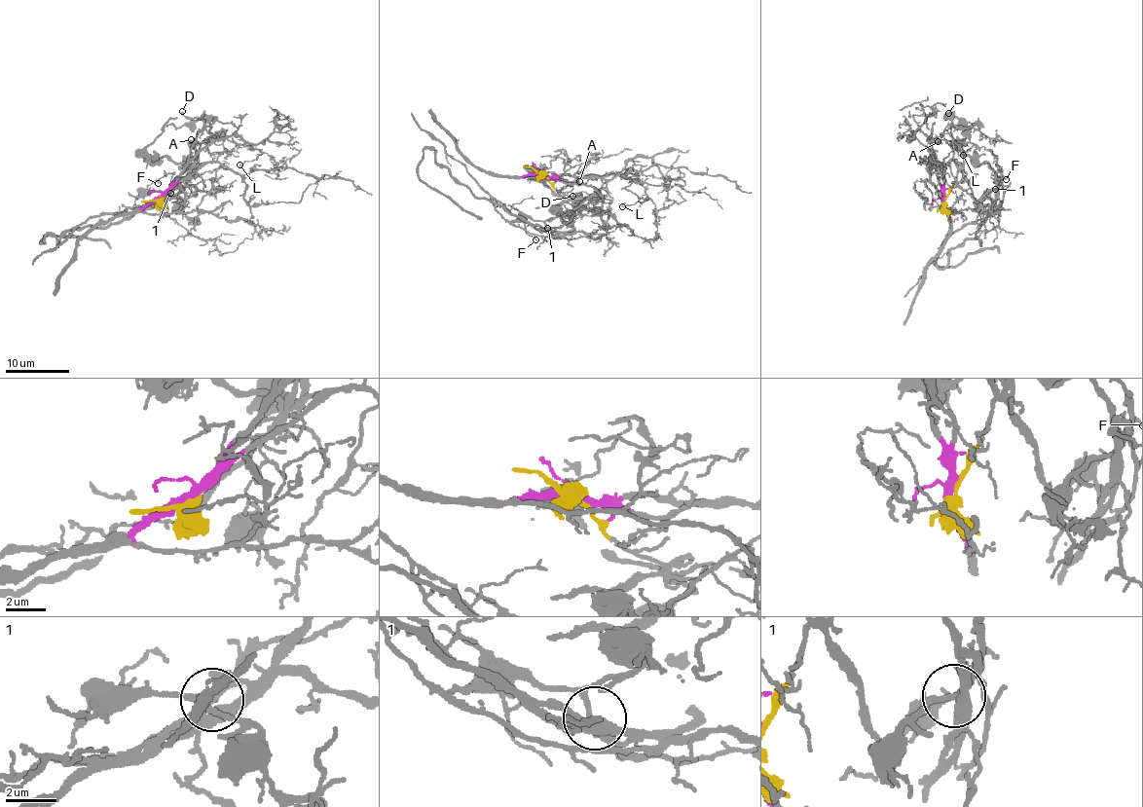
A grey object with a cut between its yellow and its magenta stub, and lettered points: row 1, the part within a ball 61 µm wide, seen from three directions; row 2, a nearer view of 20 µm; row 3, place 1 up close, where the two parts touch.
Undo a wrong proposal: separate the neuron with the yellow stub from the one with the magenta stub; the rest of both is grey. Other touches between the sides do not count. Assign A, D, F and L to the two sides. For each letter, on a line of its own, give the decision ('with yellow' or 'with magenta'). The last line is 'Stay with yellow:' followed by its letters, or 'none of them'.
A: with magenta
D: with yellow
F: with yellow
L: with magenta
Stay with yellow: D, F

